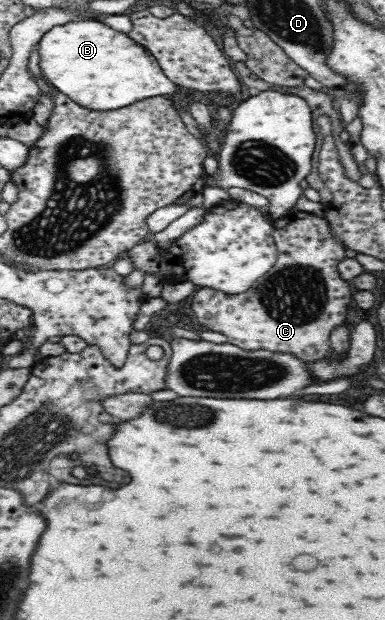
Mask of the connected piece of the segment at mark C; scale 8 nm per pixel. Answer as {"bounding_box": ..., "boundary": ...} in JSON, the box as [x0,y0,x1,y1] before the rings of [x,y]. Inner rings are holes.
{"bounding_box":[192,209,354,362],"boundary":[[[294,209],[272,223],[273,240],[278,251],[274,266],[244,294],[232,296],[200,287],[200,290],[192,296],[192,310],[196,312],[196,318],[202,326],[206,326],[212,332],[224,334],[229,343],[240,349],[288,352],[308,362],[329,356],[331,351],[329,334],[335,326],[341,325],[346,320],[346,312],[354,291],[351,283],[338,273],[338,263],[346,258],[346,250],[335,240],[328,221],[315,214]]]}

